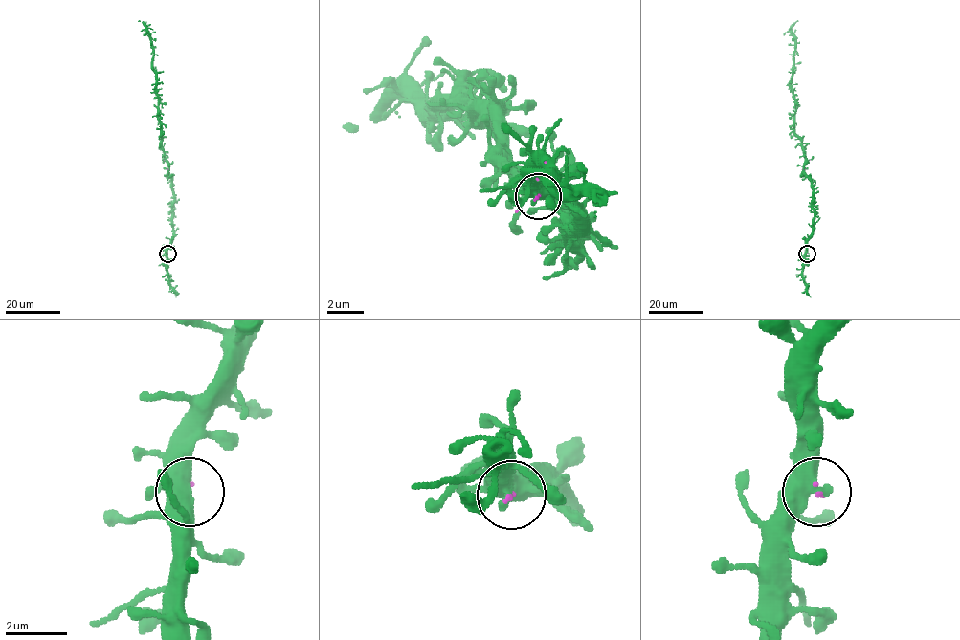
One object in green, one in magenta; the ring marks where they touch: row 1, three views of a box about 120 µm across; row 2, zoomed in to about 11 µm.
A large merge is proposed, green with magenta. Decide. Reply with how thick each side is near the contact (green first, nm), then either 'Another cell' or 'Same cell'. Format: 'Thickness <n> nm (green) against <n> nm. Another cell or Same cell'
Thickness 600 nm (green) against 60 nm. Same cell

